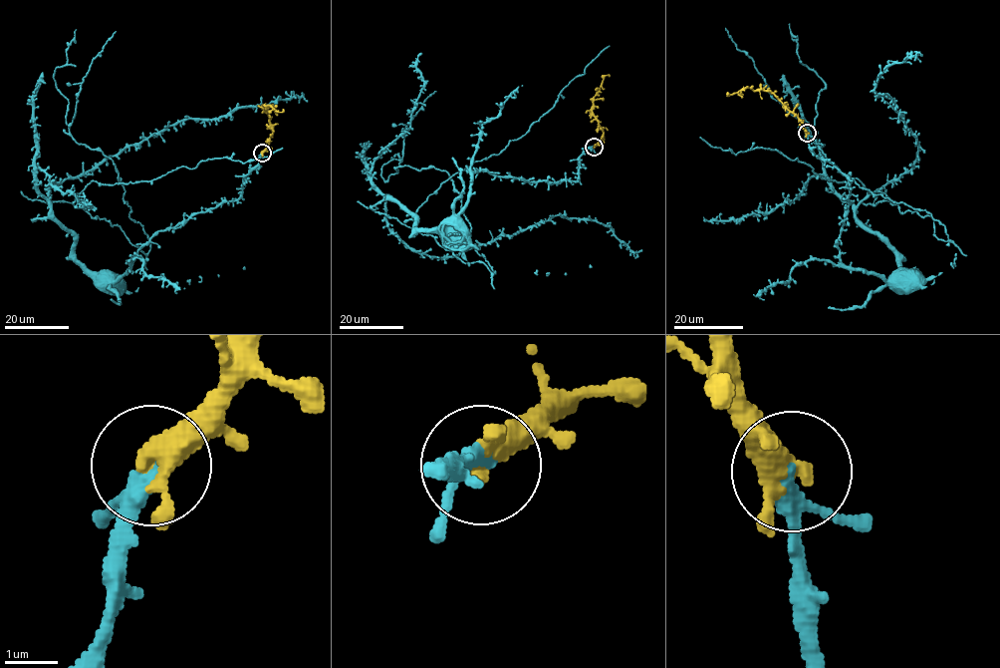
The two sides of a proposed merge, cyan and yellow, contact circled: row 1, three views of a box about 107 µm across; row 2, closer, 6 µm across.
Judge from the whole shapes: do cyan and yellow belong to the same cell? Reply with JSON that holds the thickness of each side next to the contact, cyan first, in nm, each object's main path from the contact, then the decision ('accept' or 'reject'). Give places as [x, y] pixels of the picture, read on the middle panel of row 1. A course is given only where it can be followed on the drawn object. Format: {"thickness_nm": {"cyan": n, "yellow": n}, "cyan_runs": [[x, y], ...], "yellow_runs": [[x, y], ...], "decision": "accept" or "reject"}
{"thickness_nm": {"cyan": 240, "yellow": 380}, "cyan_runs": [[594, 147], [580, 157], [575, 181], [534, 181], [475, 171], [467, 205], [449, 219]], "yellow_runs": [[594, 147], [603, 135], [592, 111], [593, 100], [605, 76], [609, 75]], "decision": "accept"}

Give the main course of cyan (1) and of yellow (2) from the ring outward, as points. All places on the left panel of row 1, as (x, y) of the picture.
1: (262, 153), (259, 163), (244, 178), (238, 198), (159, 229), (138, 250), (124, 274), (106, 280)
2: (262, 153), (272, 134), (269, 115), (264, 108), (270, 106), (279, 112), (283, 109)

